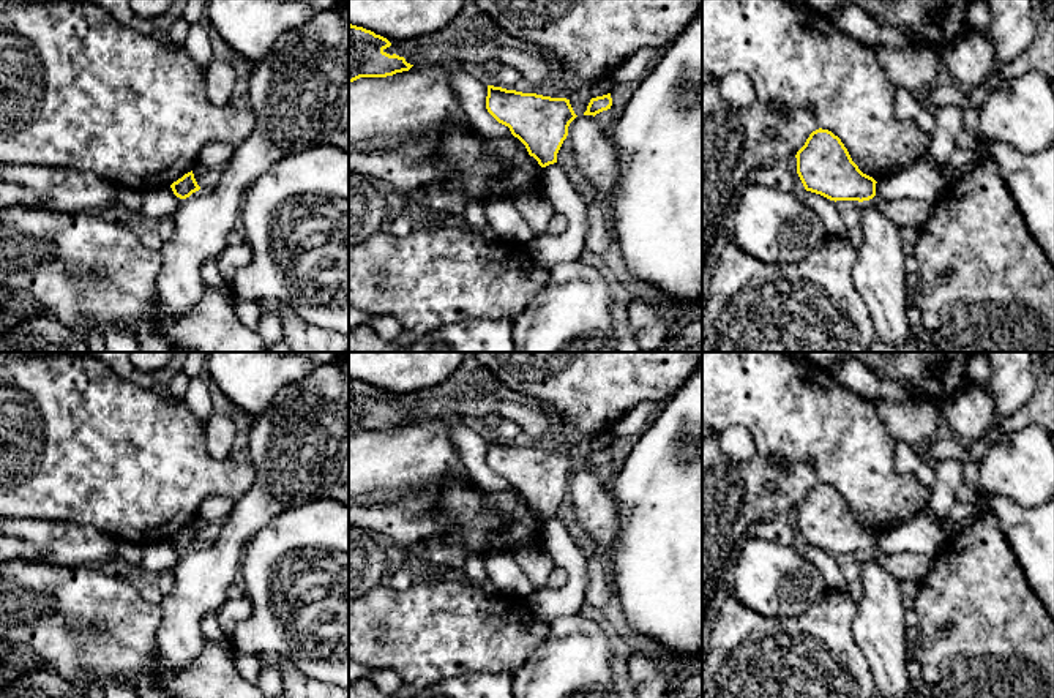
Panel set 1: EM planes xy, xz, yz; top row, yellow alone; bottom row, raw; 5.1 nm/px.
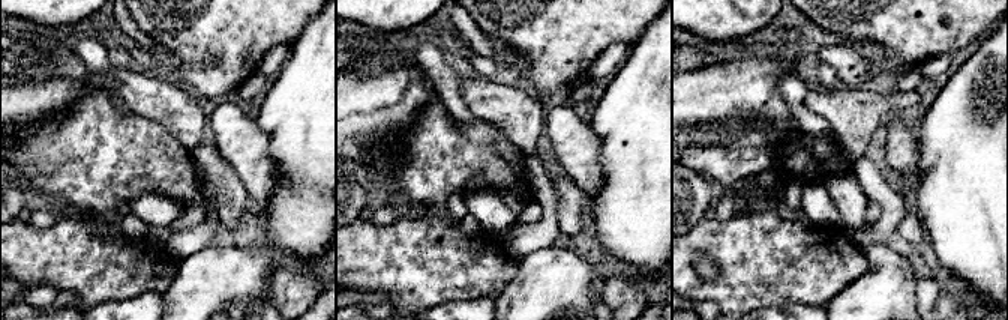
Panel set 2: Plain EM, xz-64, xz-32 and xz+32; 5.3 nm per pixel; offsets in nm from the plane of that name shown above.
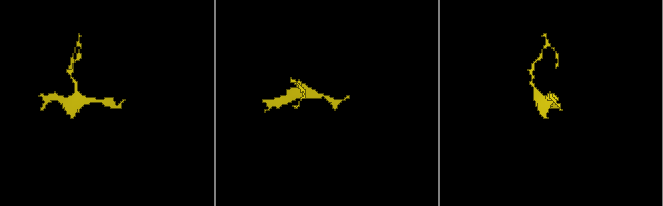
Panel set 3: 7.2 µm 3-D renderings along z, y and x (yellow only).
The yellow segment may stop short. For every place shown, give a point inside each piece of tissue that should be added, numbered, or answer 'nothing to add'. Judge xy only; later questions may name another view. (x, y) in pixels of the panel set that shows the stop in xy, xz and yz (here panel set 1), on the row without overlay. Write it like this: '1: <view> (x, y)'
nothing to add

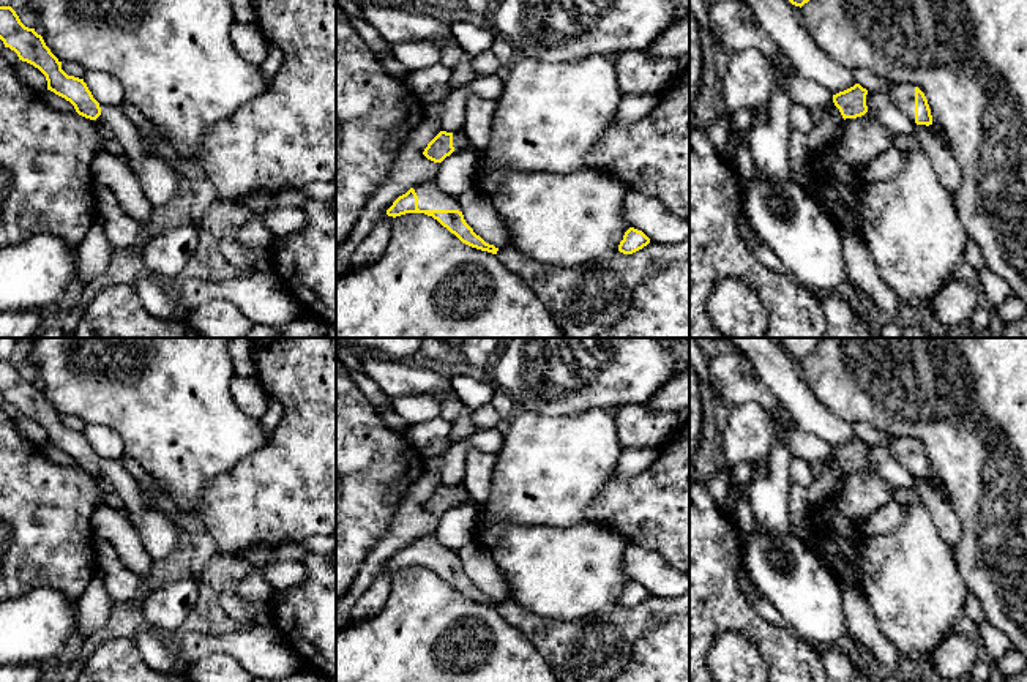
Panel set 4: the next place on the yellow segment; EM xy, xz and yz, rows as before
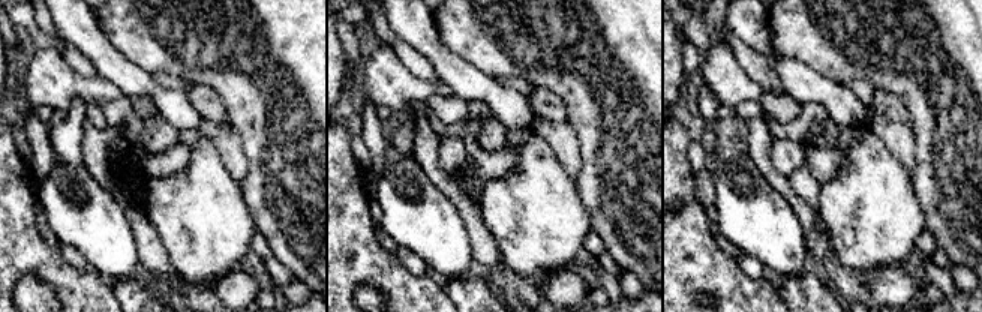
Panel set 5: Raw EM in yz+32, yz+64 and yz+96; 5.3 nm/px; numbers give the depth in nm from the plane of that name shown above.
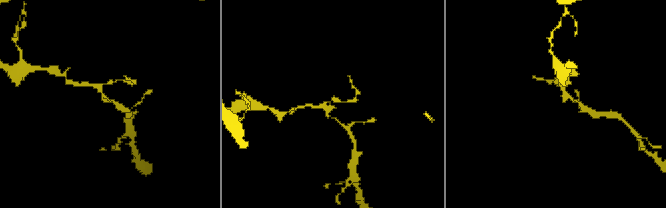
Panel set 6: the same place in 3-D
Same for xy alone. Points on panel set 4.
1: xy (158, 532)

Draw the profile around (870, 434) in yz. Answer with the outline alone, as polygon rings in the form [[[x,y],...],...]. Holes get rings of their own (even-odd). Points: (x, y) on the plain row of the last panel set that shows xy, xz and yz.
[[[852,423],[852,428],[863,442],[866,444],[885,444],[890,434],[879,431],[869,423]]]

